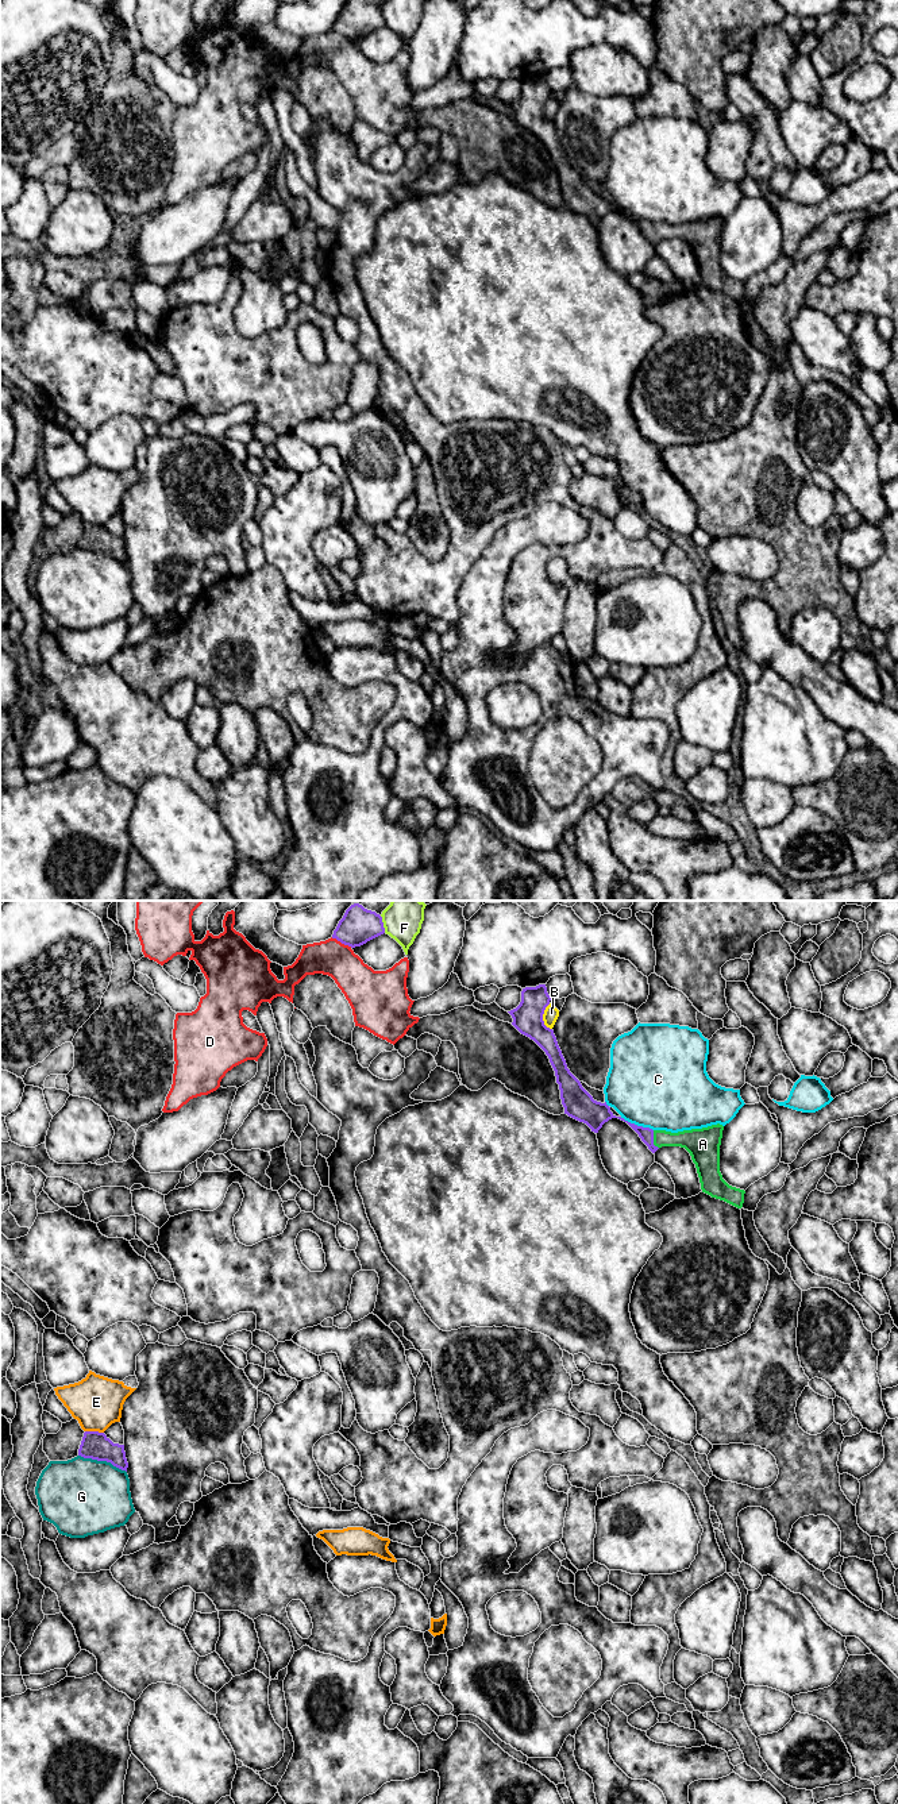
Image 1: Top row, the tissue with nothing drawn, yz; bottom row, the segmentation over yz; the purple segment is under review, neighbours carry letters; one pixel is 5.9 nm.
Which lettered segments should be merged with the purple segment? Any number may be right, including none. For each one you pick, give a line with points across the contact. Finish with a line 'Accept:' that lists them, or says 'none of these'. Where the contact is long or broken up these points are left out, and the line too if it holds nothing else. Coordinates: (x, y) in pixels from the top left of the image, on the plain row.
Accept: A

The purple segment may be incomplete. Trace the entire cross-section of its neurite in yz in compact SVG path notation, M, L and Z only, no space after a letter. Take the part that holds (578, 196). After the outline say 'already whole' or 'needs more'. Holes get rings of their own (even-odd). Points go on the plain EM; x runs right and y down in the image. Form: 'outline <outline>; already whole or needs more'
outline M546 77L525 80L521 84L520 97L508 105L513 111L512 117L521 127L533 132L548 149L559 177L564 207L586 216L594 226L598 226L609 212L618 211L639 227L652 246L662 239L685 240L695 257L702 285L741 301L745 284L729 278L720 265L720 238L724 219L717 216L702 221L671 226L637 219L621 209L616 209L606 194L594 193L567 161L554 123L547 120L543 113L543 107L550 93L551 89Z; needs more

